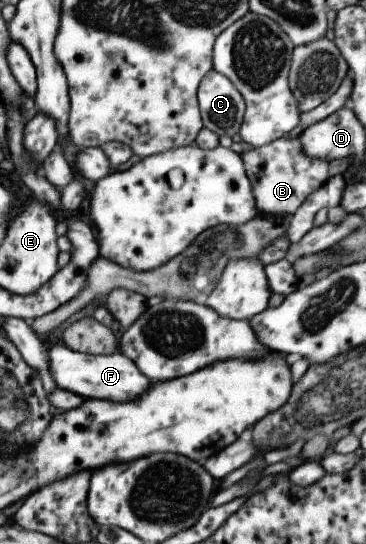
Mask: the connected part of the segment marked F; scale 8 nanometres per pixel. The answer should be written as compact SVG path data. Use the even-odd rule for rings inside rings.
M60 344L50 346L46 352L49 373L56 387L63 391L73 391L75 395L79 393L86 399L95 397L95 399L107 399L113 403L125 403L143 395L143 391L149 389L149 379L143 373L139 373L135 364L121 352L116 351L107 355L84 354Z

